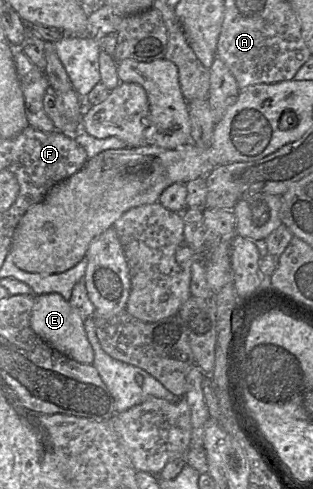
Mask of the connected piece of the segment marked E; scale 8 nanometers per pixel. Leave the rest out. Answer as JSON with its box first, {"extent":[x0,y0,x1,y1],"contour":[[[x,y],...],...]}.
{"extent":[30,294,94,364],"contour":[[[60,294],[35,296],[30,316],[34,333],[59,353],[82,364],[92,364],[94,354],[84,330],[84,319]]]}

